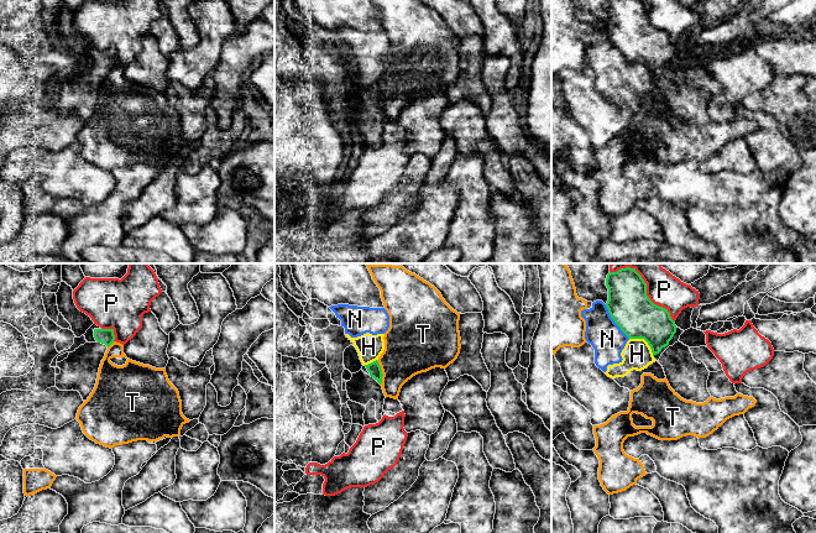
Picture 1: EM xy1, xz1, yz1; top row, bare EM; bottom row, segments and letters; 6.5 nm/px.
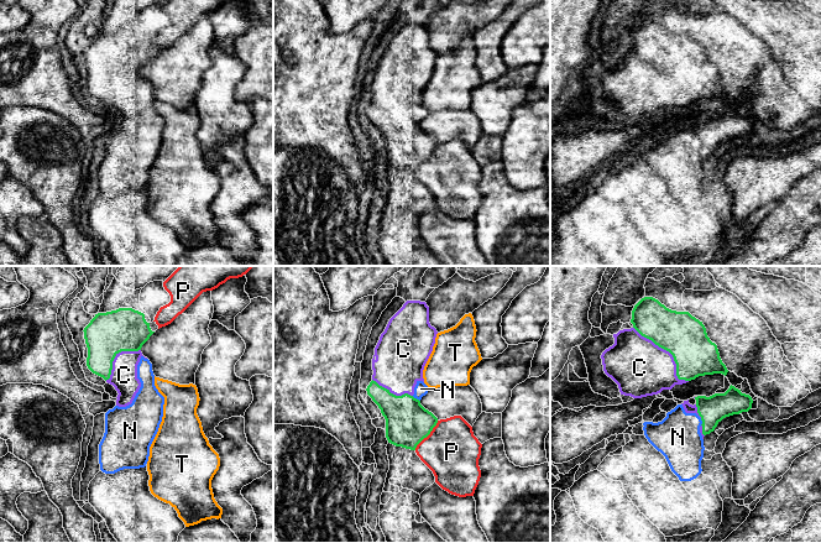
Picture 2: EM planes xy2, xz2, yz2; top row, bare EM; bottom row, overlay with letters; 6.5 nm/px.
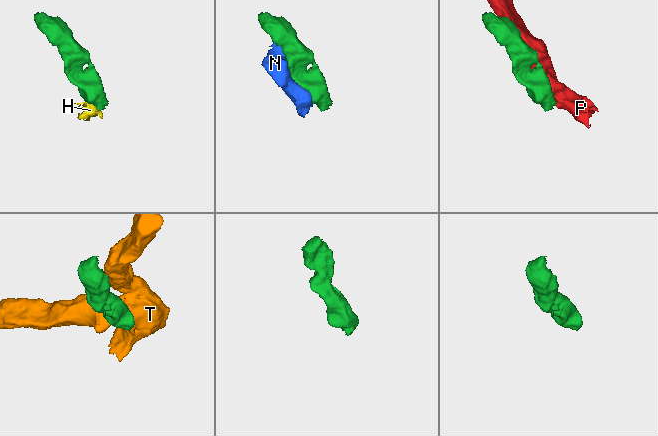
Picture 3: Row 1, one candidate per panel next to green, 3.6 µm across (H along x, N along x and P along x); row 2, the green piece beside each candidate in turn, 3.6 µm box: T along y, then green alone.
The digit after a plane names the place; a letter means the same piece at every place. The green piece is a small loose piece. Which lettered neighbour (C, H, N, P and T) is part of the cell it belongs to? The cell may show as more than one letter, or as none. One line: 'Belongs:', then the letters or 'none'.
Belongs: none

